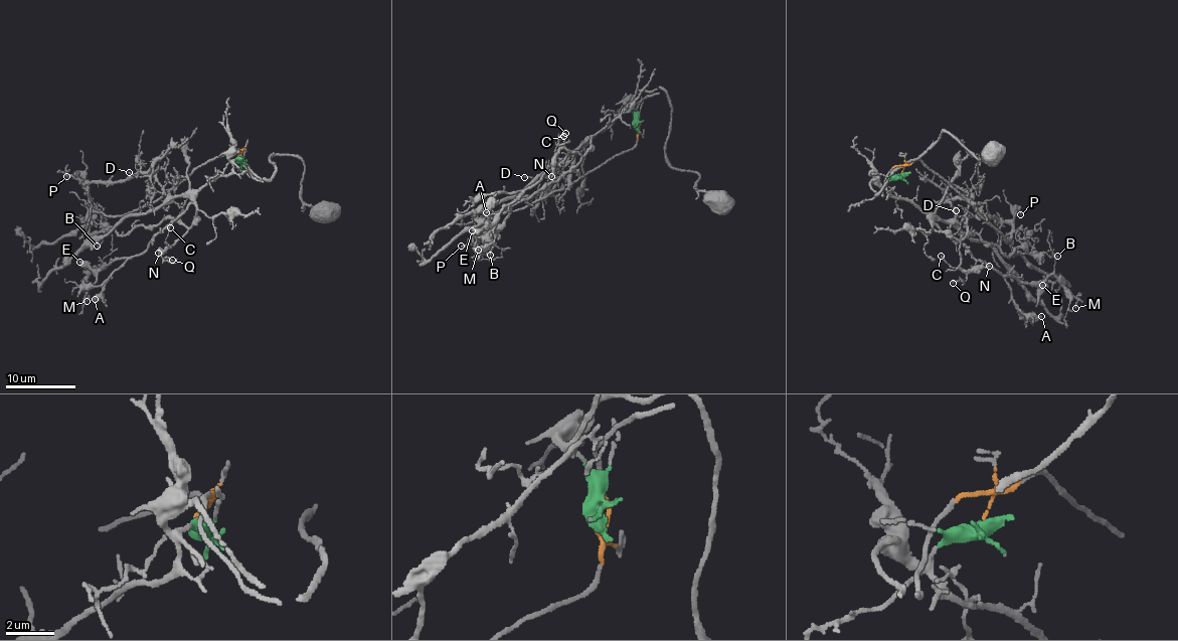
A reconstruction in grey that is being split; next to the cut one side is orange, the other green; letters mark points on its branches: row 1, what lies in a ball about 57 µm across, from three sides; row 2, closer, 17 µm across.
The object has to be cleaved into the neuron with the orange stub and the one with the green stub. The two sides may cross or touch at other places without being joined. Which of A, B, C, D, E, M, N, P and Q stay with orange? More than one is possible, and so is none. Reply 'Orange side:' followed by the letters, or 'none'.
Orange side: P

